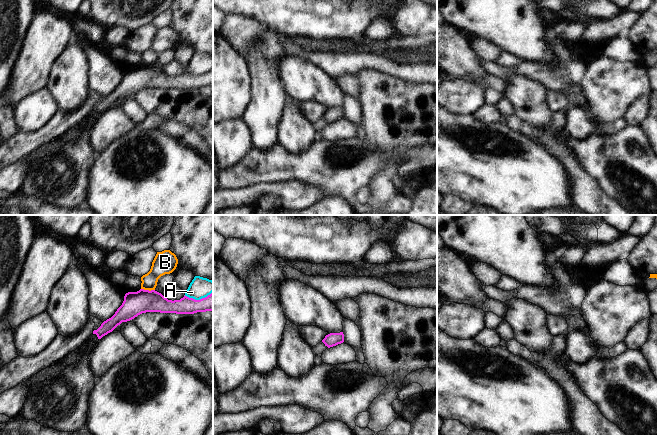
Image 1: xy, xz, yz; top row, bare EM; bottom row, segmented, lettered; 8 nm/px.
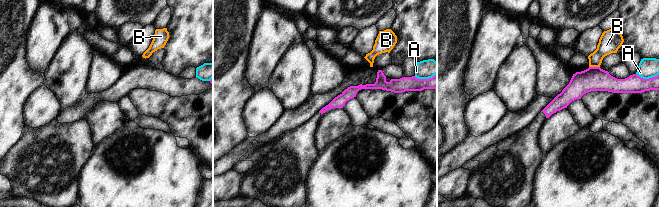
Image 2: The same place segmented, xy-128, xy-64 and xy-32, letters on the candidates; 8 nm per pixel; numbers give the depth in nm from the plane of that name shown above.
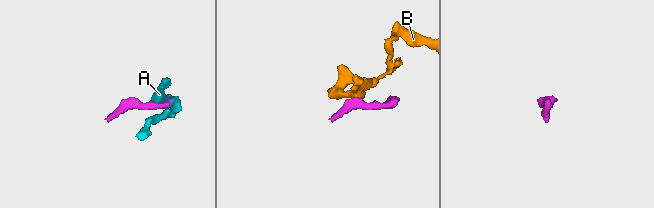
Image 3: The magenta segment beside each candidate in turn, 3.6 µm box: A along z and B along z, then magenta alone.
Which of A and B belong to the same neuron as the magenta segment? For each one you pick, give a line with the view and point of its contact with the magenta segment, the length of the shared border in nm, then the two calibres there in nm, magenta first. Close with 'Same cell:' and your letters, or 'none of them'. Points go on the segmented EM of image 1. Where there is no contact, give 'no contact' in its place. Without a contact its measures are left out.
Same cell: none of them

